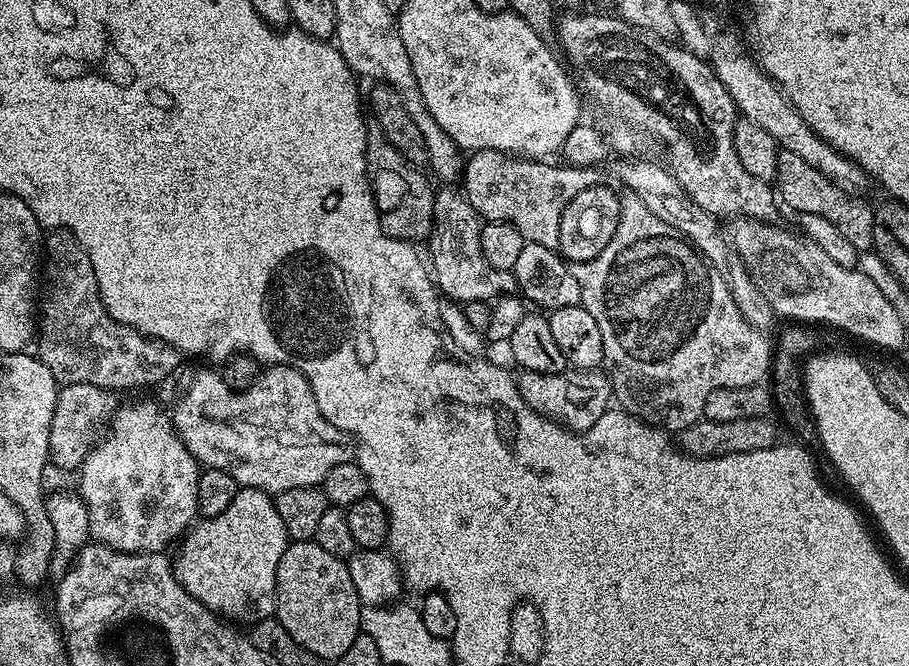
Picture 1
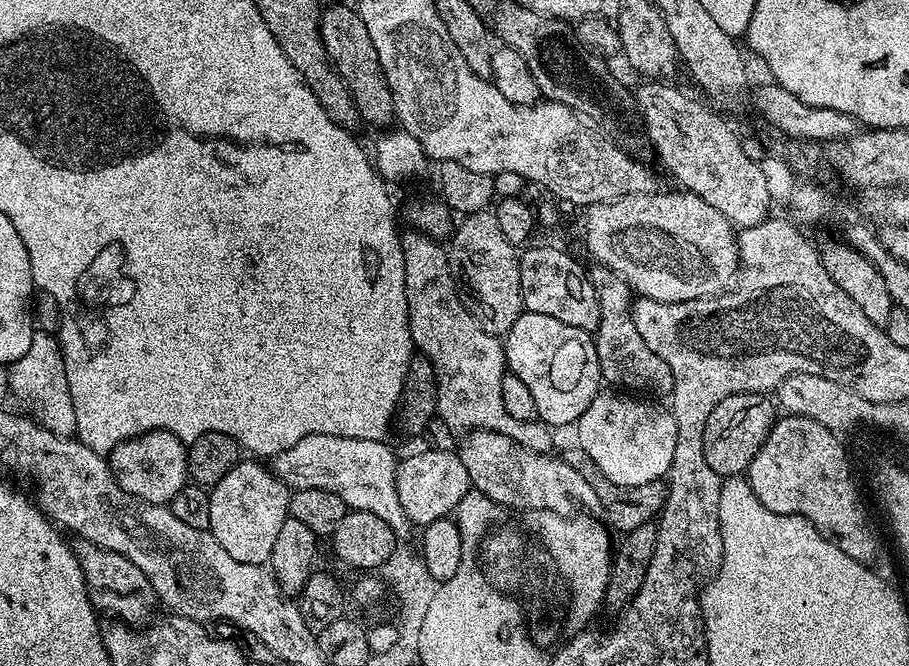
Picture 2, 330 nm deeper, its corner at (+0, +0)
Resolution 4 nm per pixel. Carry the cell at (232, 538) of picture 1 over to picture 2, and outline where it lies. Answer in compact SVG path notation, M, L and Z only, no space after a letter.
M252 458L241 459L222 482L210 489L210 526L207 531L212 533L222 550L238 562L267 565L272 558L274 541L282 530L282 522L290 518L290 489L276 477L275 472L260 464L263 463Z

